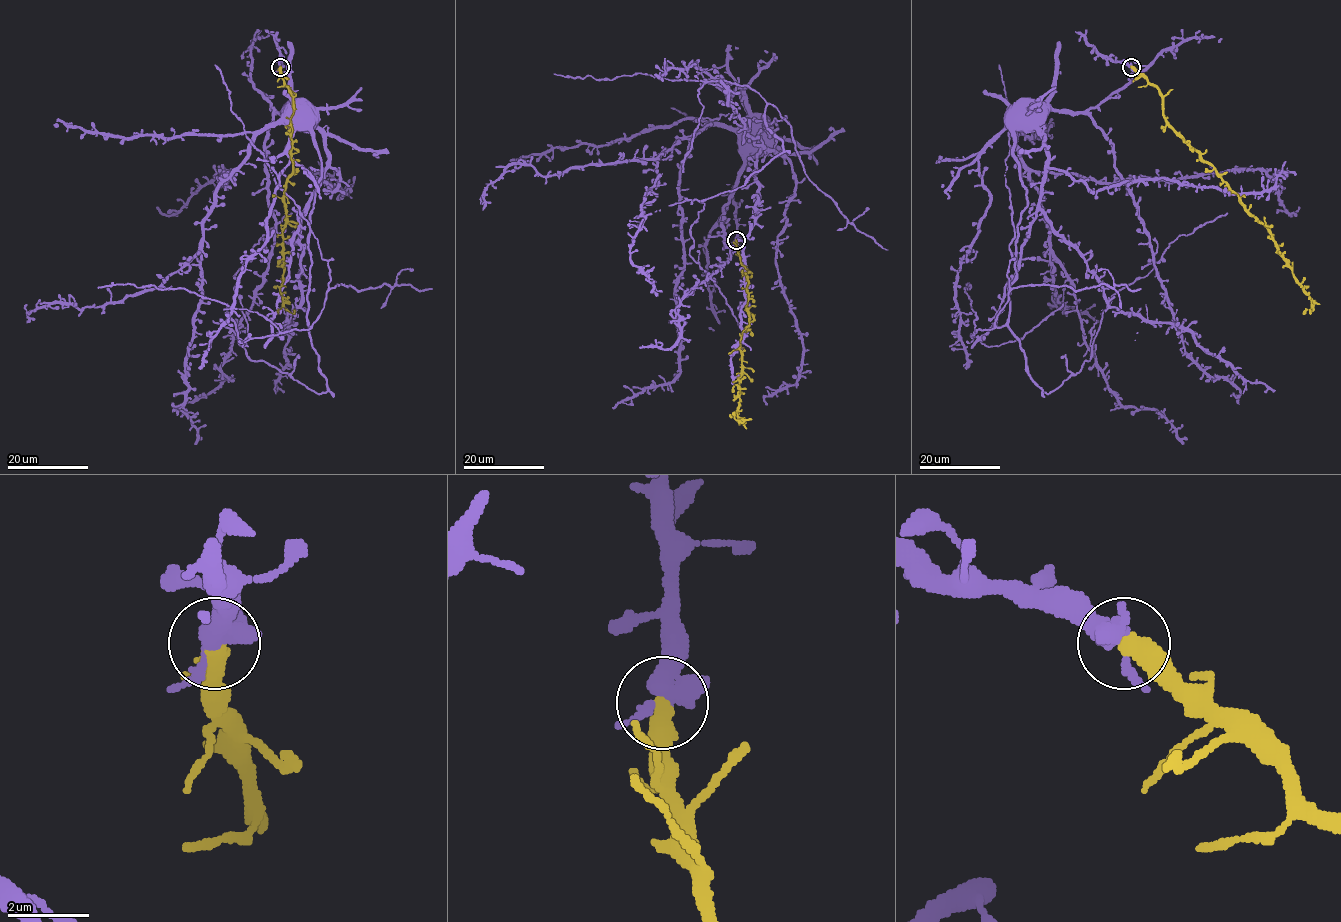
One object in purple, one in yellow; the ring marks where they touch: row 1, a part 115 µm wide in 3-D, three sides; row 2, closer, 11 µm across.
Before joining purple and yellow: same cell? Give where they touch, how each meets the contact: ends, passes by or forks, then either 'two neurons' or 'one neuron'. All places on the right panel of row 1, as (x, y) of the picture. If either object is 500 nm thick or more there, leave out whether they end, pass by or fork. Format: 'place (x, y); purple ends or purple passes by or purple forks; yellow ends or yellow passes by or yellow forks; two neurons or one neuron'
place (1131, 67); one neuron

